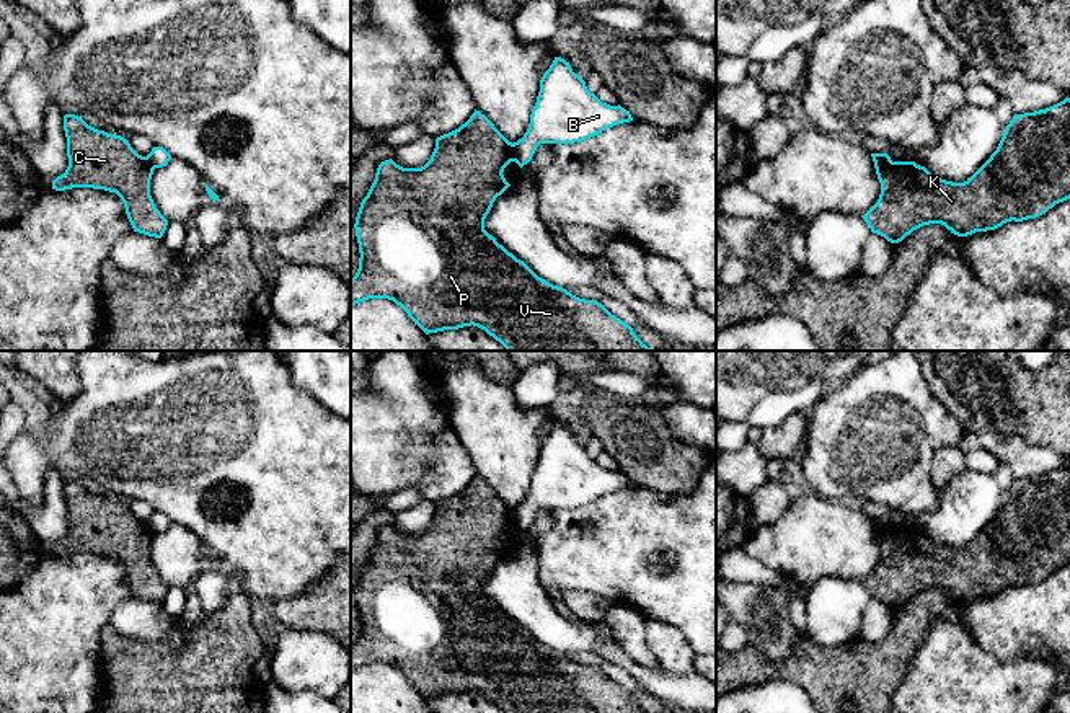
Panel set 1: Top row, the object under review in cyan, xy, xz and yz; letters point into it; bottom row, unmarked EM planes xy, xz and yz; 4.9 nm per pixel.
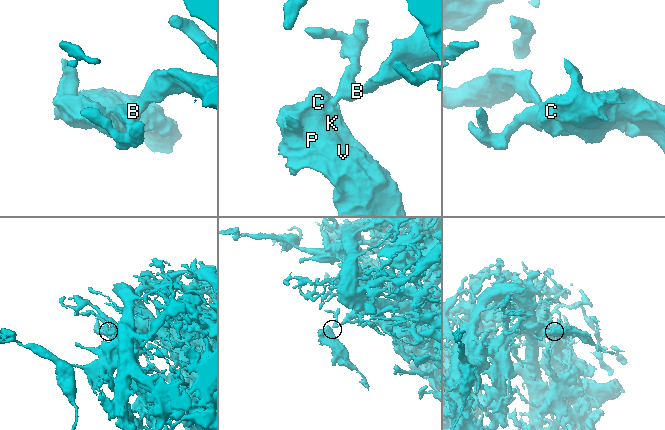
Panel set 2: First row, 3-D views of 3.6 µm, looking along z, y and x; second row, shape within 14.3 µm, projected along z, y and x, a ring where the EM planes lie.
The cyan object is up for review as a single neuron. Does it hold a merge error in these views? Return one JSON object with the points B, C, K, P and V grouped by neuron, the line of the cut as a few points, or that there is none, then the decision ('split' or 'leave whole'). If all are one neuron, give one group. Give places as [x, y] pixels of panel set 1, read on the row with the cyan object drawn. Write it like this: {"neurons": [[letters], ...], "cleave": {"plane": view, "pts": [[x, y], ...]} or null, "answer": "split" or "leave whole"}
{"neurons": [["B"], ["C", "K", "P", "V"]], "cleave": {"plane": "xz", "pts": [[511, 144], [514, 160]]}, "answer": "split"}

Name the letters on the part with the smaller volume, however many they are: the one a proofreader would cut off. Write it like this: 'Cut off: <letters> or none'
Cut off: C, K, P, V

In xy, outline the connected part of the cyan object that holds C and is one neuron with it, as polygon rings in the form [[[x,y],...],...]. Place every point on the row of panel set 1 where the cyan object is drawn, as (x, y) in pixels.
[[[75,114],[64,116],[69,166],[52,189],[93,188],[116,193],[134,232],[161,238],[168,220],[150,196],[153,166],[121,135],[88,126]]]

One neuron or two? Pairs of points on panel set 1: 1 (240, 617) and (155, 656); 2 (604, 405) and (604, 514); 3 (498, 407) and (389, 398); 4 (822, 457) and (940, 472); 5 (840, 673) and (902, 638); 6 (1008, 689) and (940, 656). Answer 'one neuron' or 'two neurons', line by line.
1: one neuron
2: two neurons
3: two neurons
4: two neurons
5: one neuron
6: one neuron

